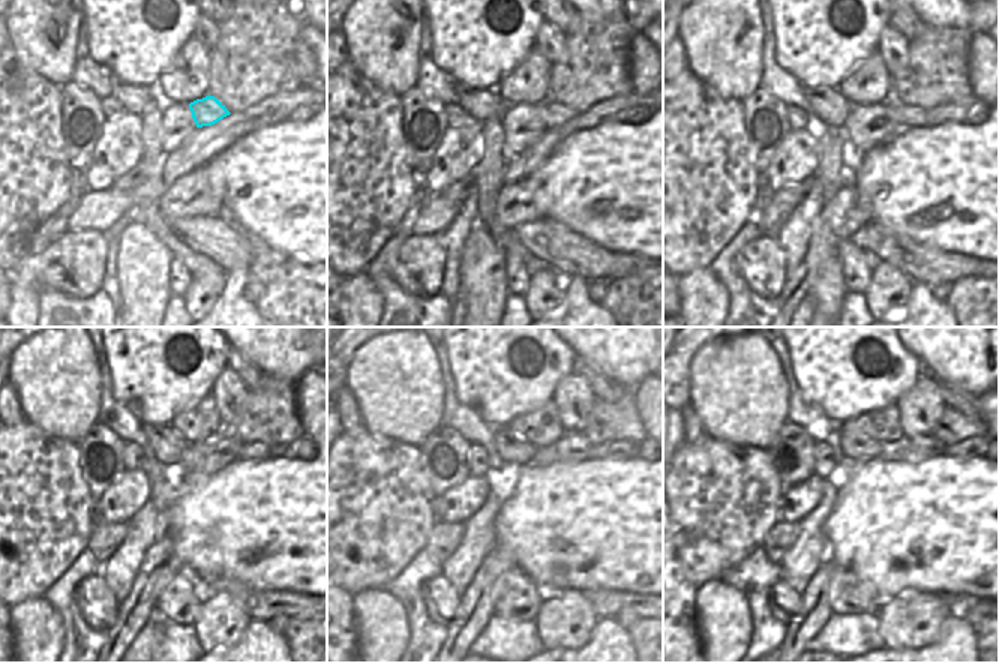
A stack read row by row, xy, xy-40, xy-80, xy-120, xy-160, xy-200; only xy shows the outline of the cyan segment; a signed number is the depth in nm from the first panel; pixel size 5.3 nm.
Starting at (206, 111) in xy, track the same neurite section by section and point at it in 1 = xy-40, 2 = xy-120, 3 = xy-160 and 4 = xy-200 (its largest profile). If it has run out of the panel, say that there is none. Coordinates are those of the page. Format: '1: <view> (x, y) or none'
1: xy-40 (554, 113)
2: xy-120 (254, 450)
3: xy-160 (618, 449)
4: xy-200 (968, 449)

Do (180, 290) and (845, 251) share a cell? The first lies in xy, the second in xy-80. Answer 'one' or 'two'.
one

